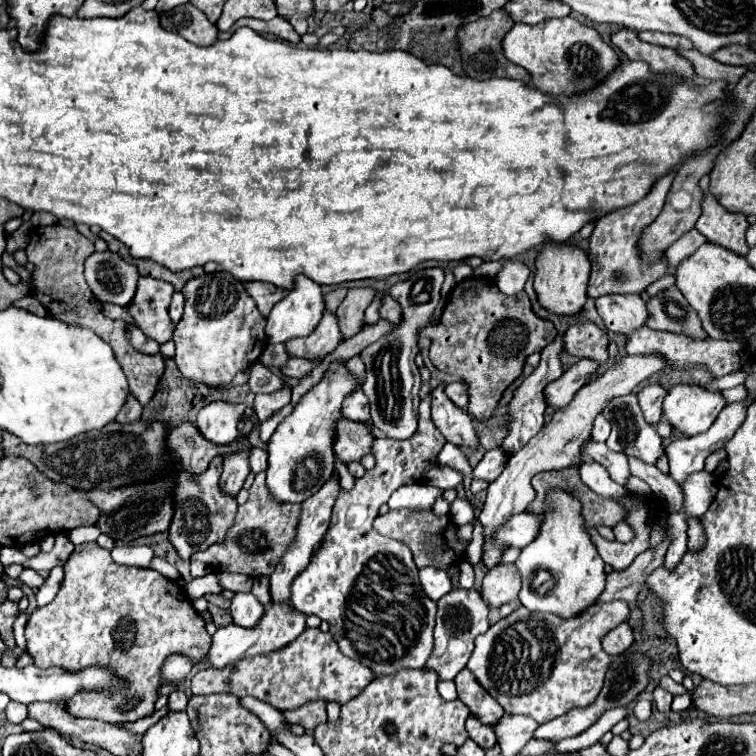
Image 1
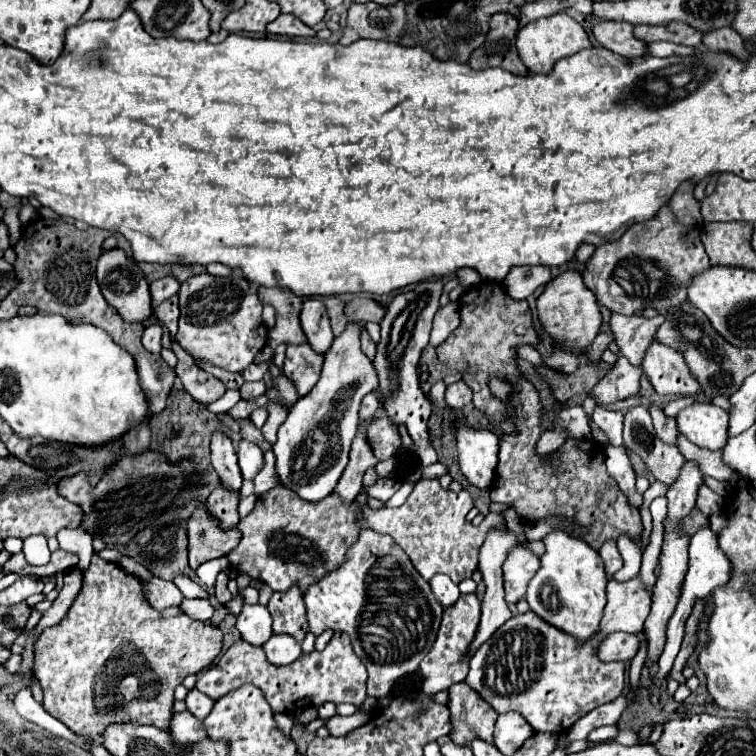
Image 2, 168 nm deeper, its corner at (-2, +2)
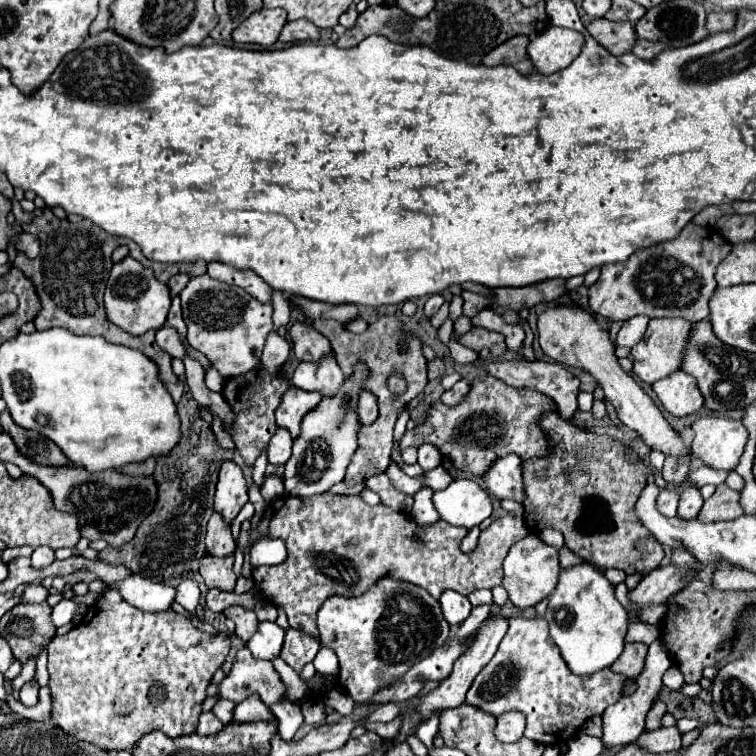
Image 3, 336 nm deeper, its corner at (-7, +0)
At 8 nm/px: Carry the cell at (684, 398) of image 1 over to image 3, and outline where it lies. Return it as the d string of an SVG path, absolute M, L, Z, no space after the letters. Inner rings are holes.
M701 417L693 423L695 439L691 451L707 467L735 471L745 451L749 433L741 421Z

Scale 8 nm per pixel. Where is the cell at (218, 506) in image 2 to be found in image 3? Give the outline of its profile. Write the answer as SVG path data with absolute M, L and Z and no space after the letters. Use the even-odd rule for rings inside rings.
M213 515L207 525L207 553L211 557L227 557L233 555L237 543L231 535L231 529L221 521L221 515Z

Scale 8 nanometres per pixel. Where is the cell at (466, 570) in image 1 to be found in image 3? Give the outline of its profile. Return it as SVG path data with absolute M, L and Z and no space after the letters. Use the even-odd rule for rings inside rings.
M479 589L479 591L473 591L473 593L469 595L469 601L471 601L473 607L477 607L477 605L493 603L493 595L491 595L489 589Z

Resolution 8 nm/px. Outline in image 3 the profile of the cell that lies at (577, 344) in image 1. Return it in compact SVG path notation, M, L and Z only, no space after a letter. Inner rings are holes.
M515 359L515 361L483 361L483 369L487 371L487 375L501 379L503 383L511 385L511 387L529 387L529 389L537 389L543 395L551 397L563 419L571 419L573 413L577 411L578 402L577 397L580 392L580 381L571 373L567 371L563 365L559 363L545 363L545 361L535 361L529 363L525 359Z

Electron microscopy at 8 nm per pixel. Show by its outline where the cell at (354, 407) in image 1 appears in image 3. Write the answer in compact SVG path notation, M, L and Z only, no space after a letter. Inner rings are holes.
M371 391L359 393L359 403L355 409L361 425L371 425L377 419L377 399Z

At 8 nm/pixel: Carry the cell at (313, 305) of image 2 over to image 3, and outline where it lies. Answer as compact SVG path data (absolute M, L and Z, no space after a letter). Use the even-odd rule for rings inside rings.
M323 357L317 363L299 363L291 383L303 391L317 391L325 397L333 397L343 385L343 373L335 357Z

